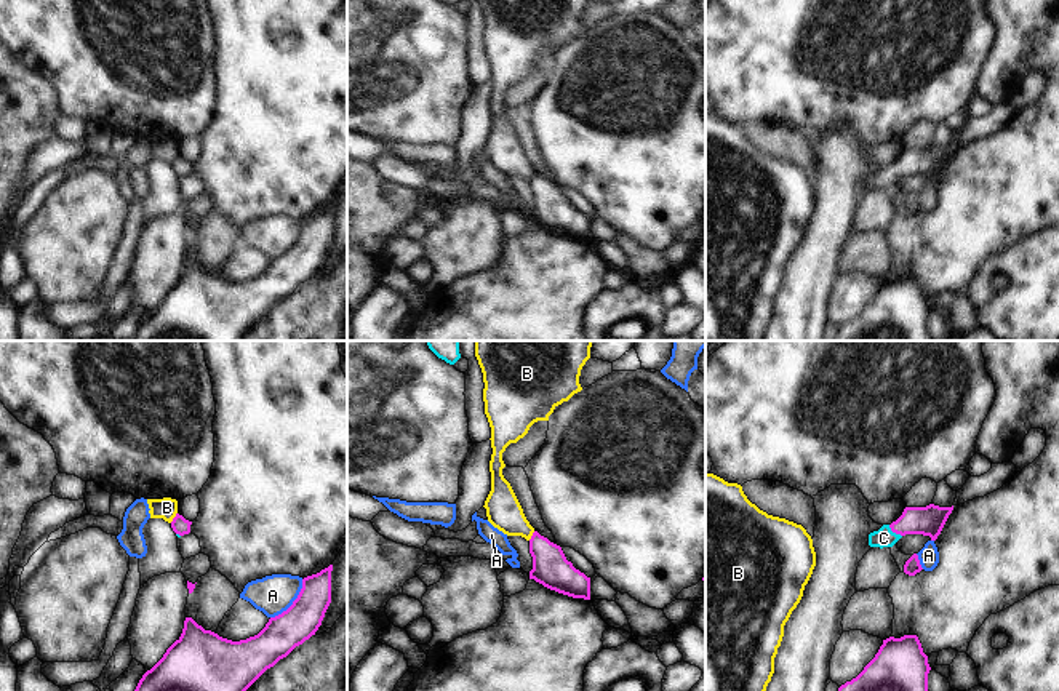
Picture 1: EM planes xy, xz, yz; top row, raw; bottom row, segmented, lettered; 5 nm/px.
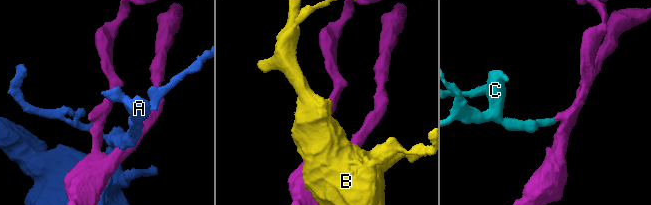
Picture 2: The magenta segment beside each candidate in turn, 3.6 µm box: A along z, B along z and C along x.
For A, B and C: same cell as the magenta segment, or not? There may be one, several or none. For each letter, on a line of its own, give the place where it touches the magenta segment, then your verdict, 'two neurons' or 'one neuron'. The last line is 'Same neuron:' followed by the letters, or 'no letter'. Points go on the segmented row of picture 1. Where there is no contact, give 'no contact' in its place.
A: contact xy (293, 602); two neurons
B: contact xy (175, 517); two neurons
C: contact yz (895, 531); one neuron
Same neuron: C

